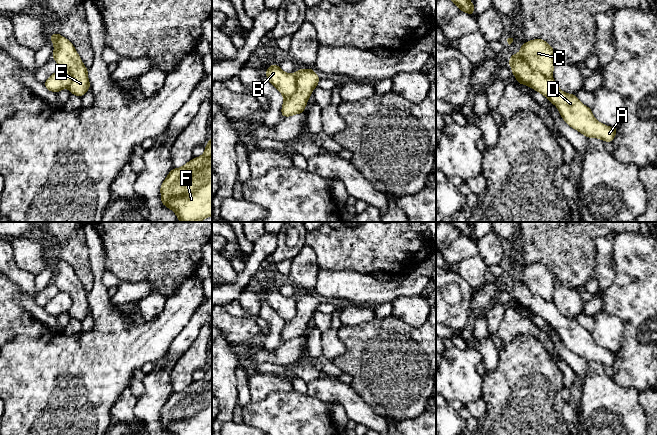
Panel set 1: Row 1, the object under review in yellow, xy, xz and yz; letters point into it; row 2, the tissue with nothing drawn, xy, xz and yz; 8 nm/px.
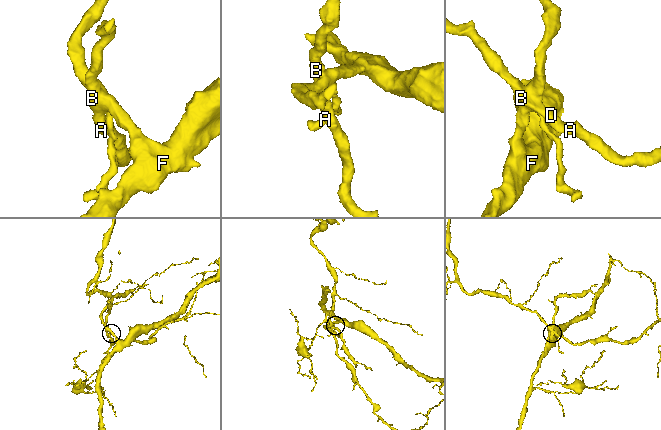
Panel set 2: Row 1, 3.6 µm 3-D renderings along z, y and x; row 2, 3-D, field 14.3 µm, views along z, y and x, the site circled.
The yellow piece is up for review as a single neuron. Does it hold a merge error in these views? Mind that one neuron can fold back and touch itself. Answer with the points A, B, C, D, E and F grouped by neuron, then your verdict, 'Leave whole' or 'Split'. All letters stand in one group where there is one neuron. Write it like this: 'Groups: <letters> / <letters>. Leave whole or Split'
Groups: A B D / C E F. Split

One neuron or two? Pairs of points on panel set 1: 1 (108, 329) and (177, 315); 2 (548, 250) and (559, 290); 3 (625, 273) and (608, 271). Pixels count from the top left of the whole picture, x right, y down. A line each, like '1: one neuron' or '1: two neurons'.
1: one neuron
2: two neurons
3: two neurons

